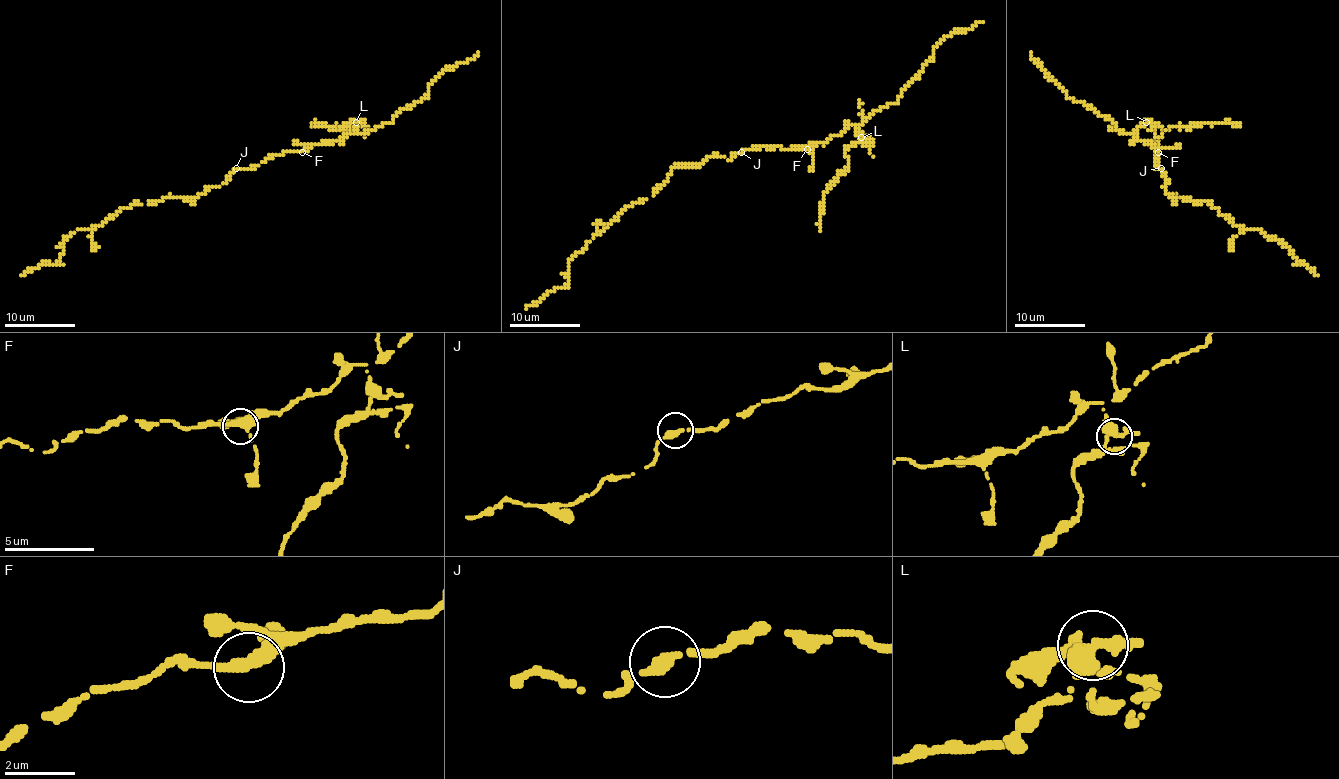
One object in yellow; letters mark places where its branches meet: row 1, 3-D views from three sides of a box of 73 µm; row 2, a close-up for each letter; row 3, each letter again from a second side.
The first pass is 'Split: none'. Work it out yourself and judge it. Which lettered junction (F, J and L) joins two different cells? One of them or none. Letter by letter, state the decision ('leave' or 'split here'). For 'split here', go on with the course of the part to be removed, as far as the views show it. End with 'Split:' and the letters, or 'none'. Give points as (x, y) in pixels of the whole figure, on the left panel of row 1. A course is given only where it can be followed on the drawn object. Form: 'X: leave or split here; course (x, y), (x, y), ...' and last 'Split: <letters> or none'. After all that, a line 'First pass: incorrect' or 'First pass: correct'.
F: leave
J: leave
L: split here; course (357, 122), (346, 122), (342, 127), (316, 122), (316, 126)
Split: L
First pass: incorrect

